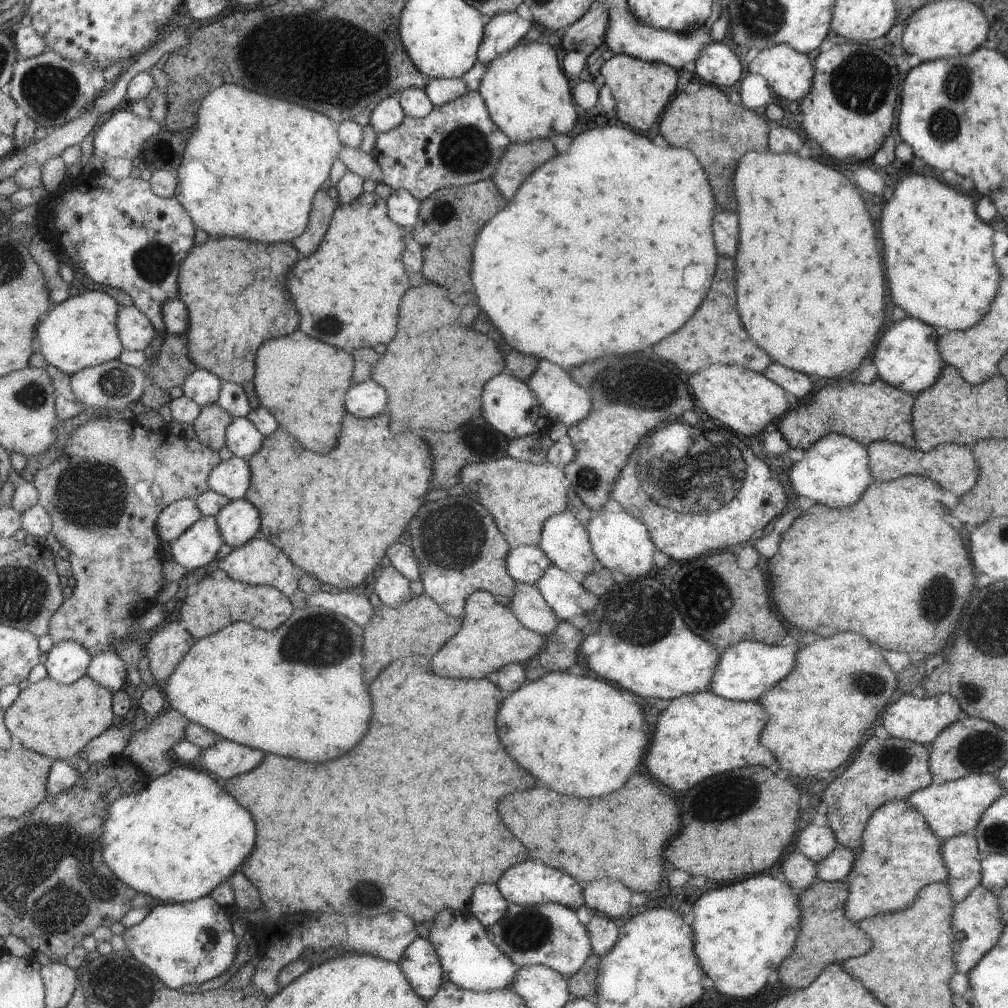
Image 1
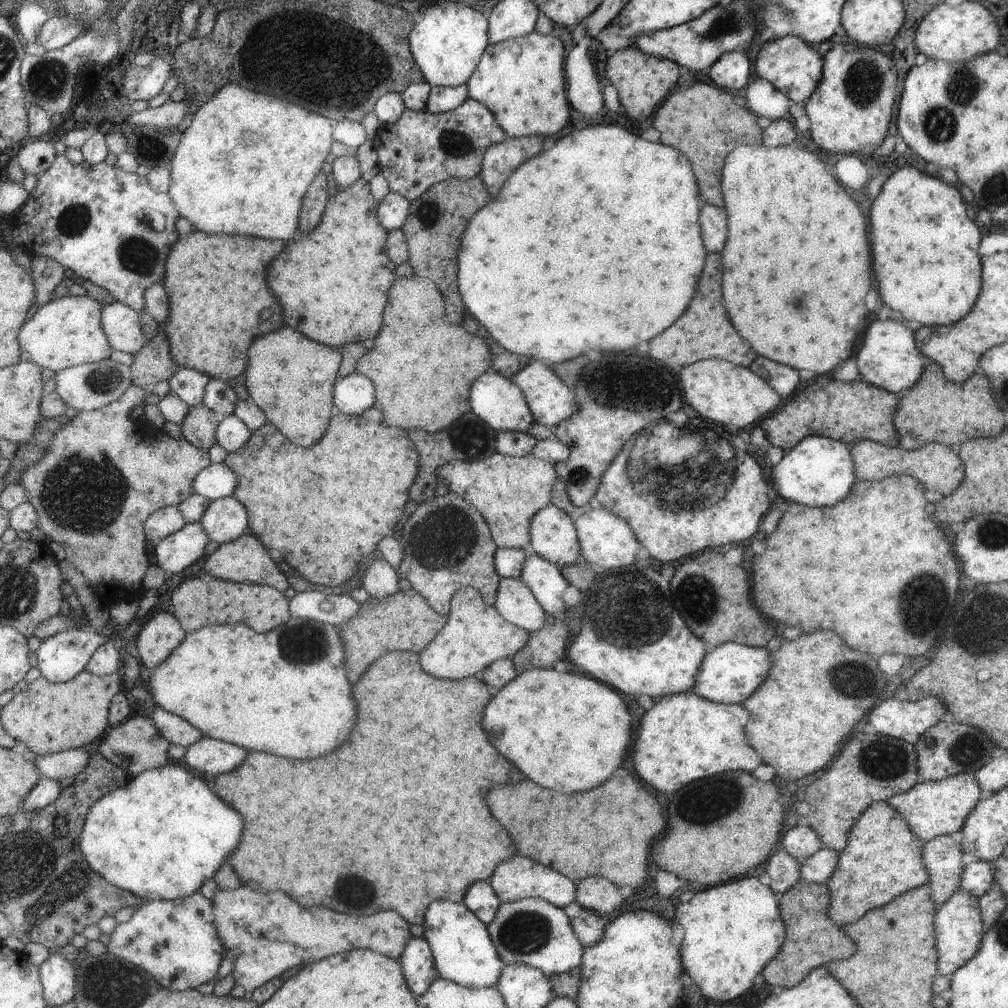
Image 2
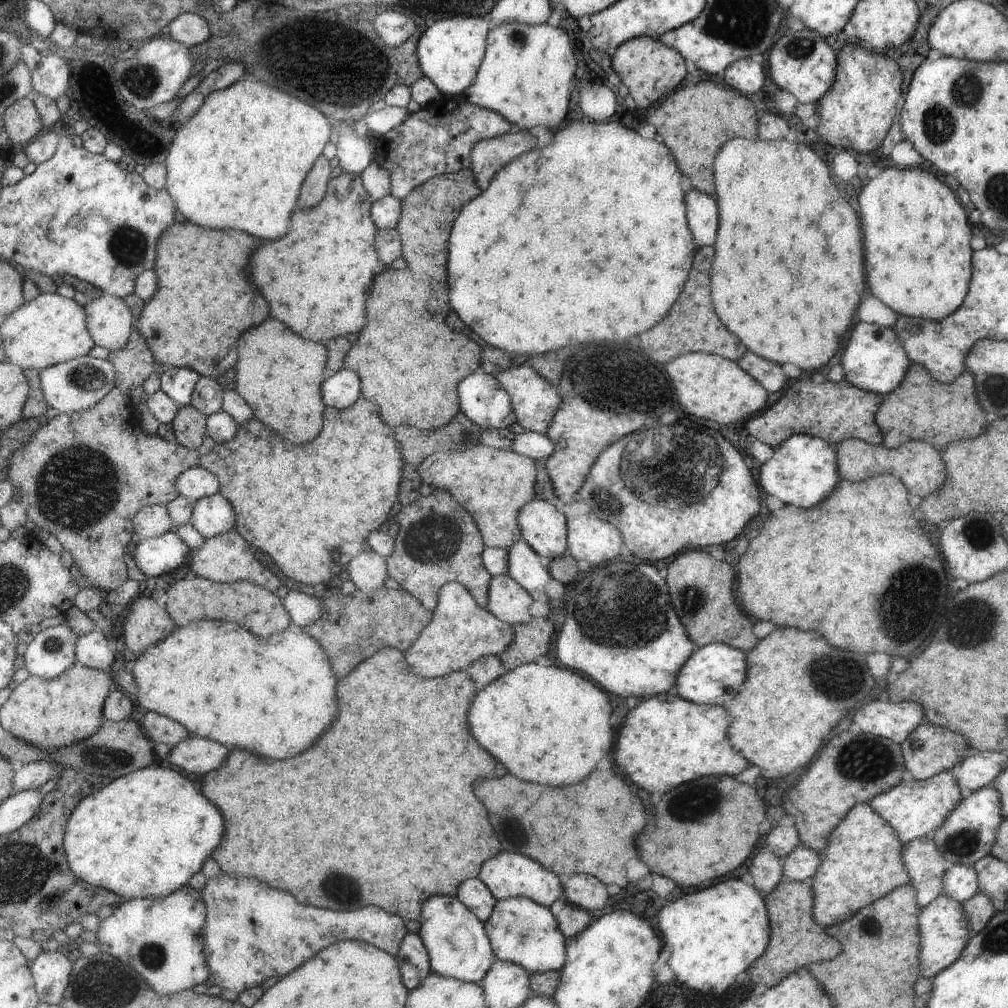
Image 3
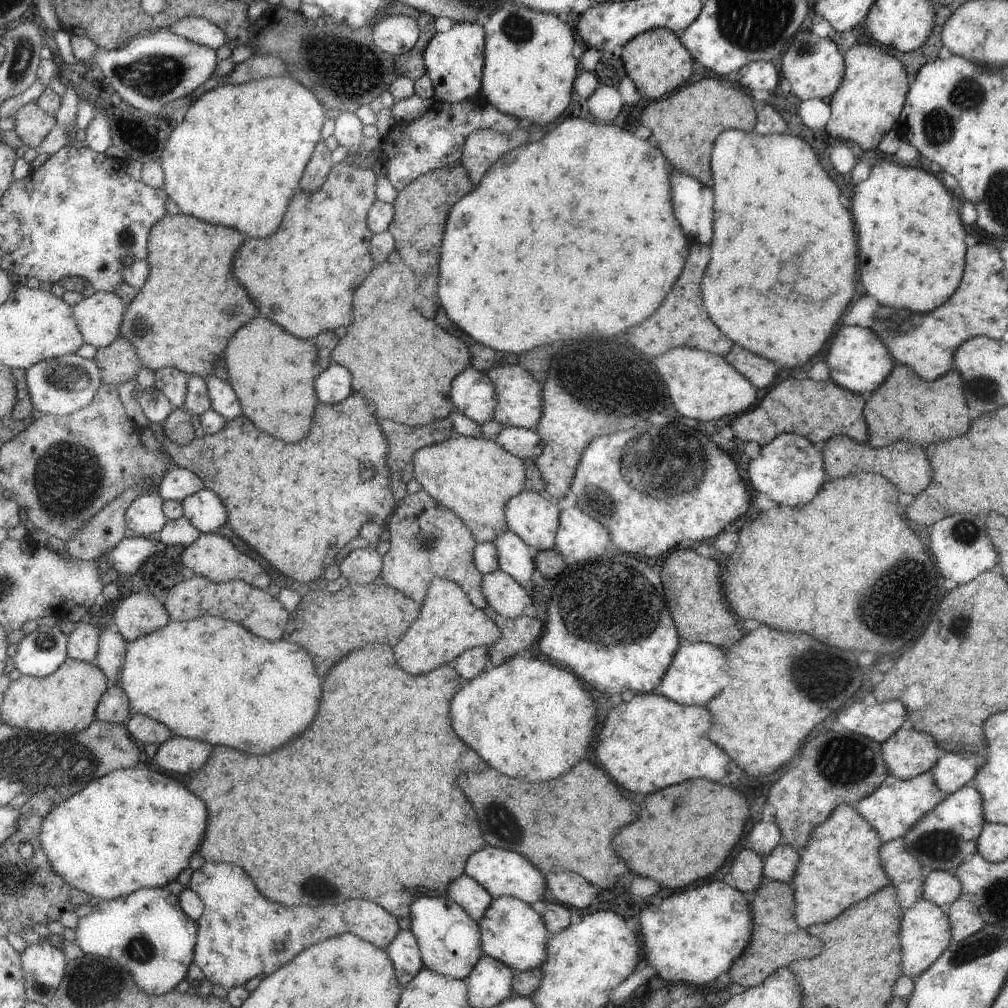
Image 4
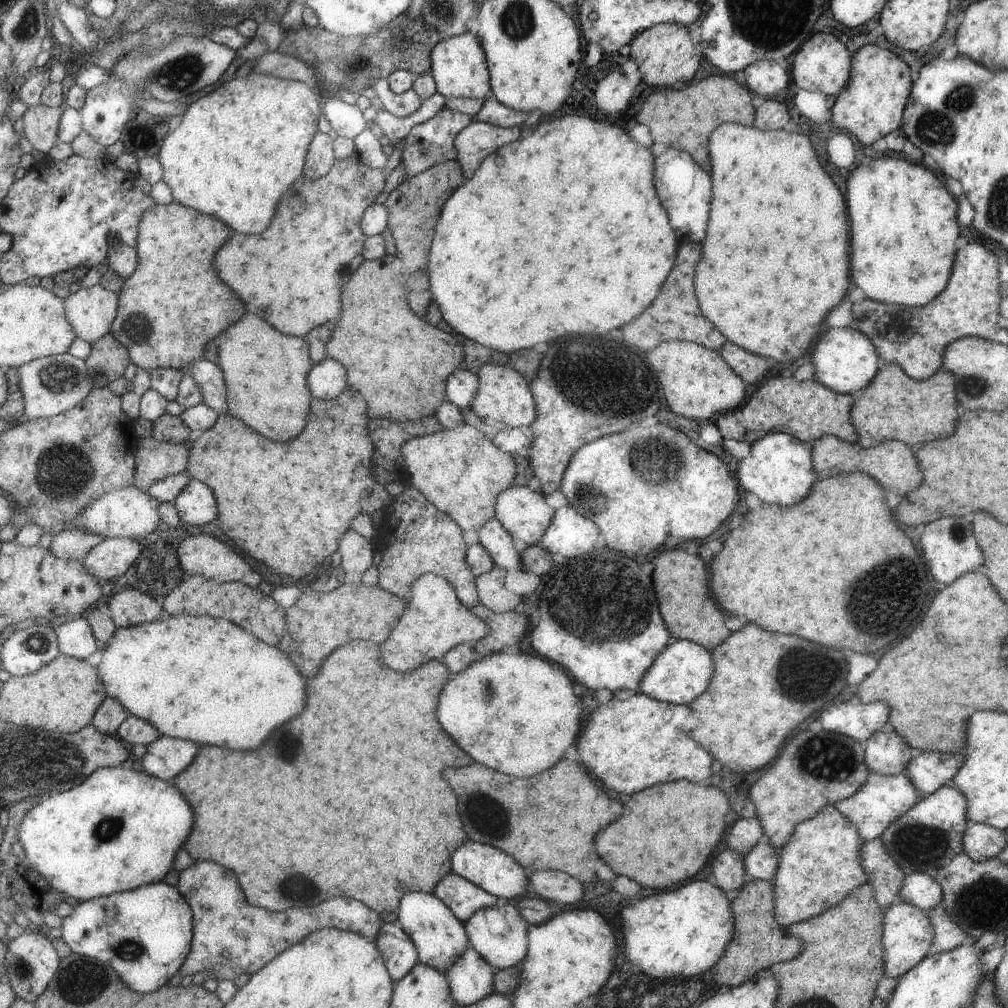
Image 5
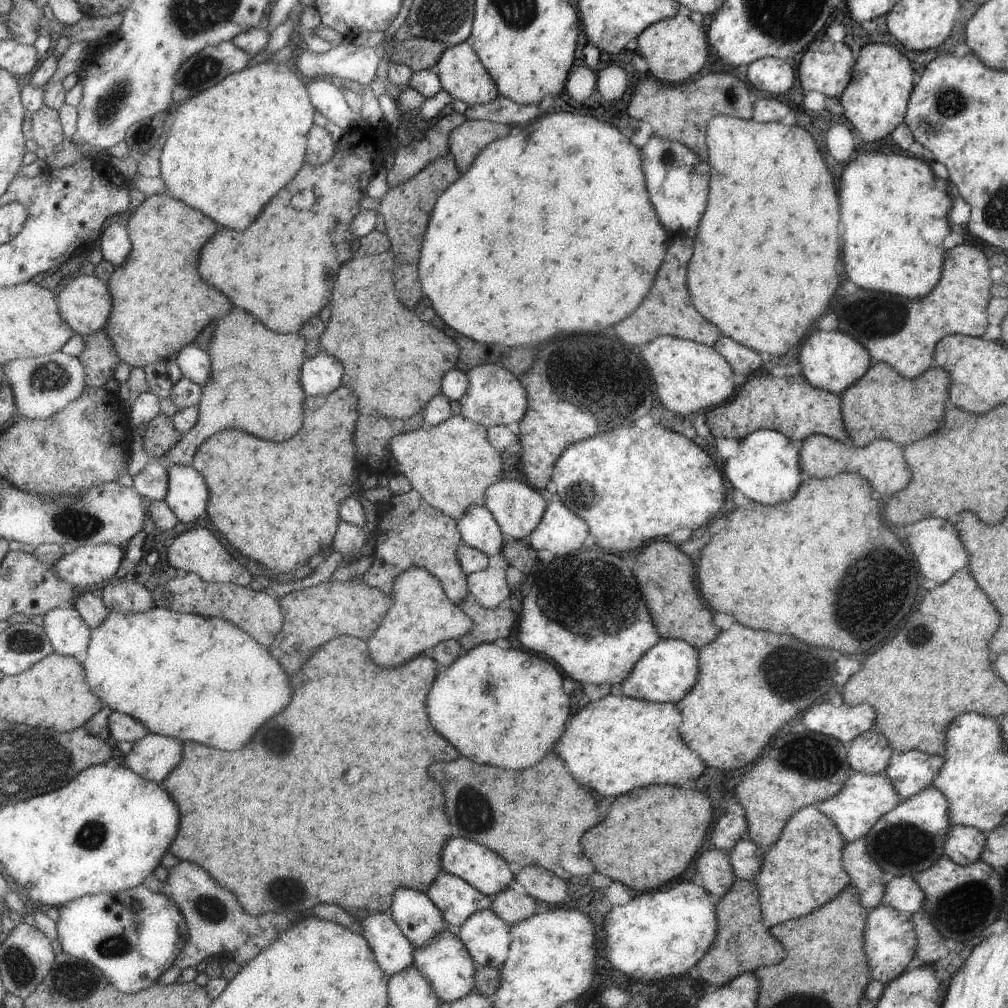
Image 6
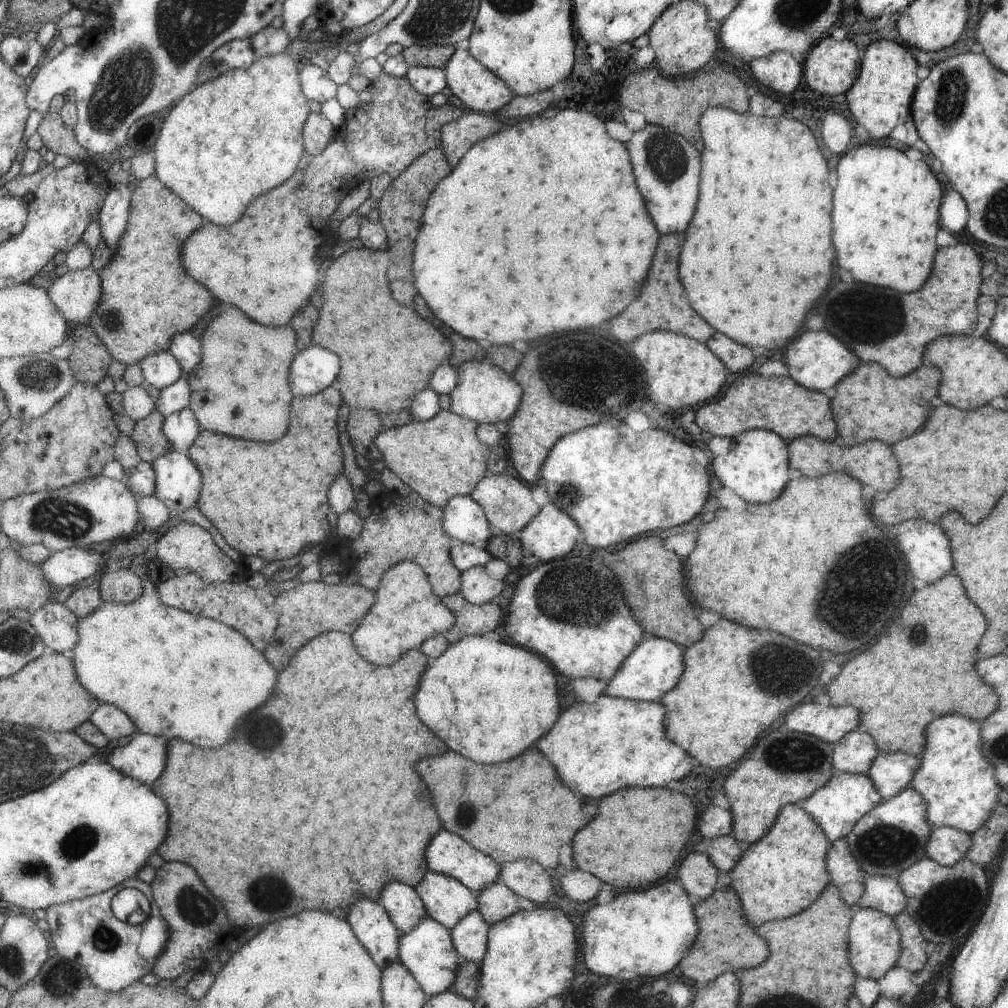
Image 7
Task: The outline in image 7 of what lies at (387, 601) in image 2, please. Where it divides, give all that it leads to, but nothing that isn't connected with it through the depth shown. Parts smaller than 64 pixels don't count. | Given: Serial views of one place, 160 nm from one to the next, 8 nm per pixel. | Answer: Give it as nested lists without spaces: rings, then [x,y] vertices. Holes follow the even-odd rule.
[[[323,580],[298,584],[295,588],[277,595],[276,600],[281,607],[282,616],[265,654],[269,656],[268,662],[279,672],[283,672],[291,664],[293,656],[313,638],[330,631],[353,634],[361,627],[365,616],[368,616],[369,610],[377,602],[376,592],[372,589],[359,584],[347,586],[343,582],[335,585],[325,584]]]

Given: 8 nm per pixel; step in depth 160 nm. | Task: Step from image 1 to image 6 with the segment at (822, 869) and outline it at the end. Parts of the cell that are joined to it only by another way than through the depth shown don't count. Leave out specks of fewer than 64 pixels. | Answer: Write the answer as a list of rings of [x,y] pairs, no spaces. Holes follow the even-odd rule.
[[[743,838],[727,852],[734,878],[753,881],[753,876],[759,872],[761,866],[763,849],[751,839]]]

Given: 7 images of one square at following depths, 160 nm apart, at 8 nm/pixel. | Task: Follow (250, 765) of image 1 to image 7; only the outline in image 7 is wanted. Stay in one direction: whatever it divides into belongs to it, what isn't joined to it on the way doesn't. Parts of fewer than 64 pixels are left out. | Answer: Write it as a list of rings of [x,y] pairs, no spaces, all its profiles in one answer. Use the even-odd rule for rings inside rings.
[[[139,732],[125,746],[115,748],[107,762],[117,770],[151,785],[167,768],[169,746],[166,736]]]

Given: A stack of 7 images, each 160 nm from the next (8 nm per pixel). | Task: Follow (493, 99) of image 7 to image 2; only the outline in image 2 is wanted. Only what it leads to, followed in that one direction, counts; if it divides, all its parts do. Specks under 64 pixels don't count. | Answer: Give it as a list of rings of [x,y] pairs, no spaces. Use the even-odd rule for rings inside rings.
[[[462,2],[433,5],[419,17],[413,32],[411,46],[426,80],[434,86],[458,87],[468,83],[478,69],[484,52],[490,45],[490,22],[487,13],[465,6]]]

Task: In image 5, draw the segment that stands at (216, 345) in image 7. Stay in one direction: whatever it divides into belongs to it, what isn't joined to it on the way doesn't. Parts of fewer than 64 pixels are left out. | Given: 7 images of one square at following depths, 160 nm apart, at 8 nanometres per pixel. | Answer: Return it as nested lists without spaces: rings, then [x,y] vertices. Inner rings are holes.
[[[255,314],[245,316],[245,320],[237,322],[229,332],[225,332],[221,344],[221,368],[224,370],[229,392],[229,414],[245,420],[251,428],[257,428],[263,436],[269,436],[279,442],[287,442],[297,438],[307,426],[307,414],[313,398],[307,376],[314,367],[309,344],[305,338],[285,336],[277,328],[273,328],[267,320],[261,320]],[[193,431],[190,439],[184,443],[168,443],[157,440],[153,436],[138,441],[136,451],[136,479],[134,482],[141,490],[148,492],[156,480],[164,479],[166,476],[176,475],[187,471],[190,459],[190,450],[202,434],[202,431]]]

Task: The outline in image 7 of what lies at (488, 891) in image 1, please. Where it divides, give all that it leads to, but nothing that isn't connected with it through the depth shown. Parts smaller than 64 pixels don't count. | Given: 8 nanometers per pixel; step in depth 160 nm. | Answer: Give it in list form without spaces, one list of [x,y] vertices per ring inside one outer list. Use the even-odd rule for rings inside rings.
[[[430,870],[416,889],[428,908],[428,916],[448,929],[454,929],[480,906],[476,891],[445,873]]]

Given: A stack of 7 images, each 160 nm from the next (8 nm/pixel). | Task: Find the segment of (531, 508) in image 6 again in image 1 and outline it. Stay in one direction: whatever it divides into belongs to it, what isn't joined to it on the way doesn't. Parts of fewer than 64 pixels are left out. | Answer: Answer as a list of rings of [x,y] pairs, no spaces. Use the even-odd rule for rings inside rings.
[[[570,512],[545,520],[537,545],[553,566],[568,573],[579,572],[585,576],[598,565],[586,528]]]

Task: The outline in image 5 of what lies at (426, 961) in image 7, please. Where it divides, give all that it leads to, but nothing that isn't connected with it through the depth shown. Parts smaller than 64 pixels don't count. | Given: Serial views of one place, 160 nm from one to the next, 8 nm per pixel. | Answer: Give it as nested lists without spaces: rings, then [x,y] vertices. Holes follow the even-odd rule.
[[[470,946],[447,972],[452,995],[456,1003],[460,1007],[474,1005],[495,993],[495,975],[497,971],[499,970],[485,959],[480,952]]]

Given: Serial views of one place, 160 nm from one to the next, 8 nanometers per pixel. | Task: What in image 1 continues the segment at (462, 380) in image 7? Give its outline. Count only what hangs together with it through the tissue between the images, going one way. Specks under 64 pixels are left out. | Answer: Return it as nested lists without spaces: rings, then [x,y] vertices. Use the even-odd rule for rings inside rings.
[[[540,360],[537,368],[527,382],[529,388],[536,394],[545,414],[551,422],[561,422],[566,428],[573,427],[585,419],[593,404],[588,388],[579,387],[568,375],[568,370],[549,361]]]

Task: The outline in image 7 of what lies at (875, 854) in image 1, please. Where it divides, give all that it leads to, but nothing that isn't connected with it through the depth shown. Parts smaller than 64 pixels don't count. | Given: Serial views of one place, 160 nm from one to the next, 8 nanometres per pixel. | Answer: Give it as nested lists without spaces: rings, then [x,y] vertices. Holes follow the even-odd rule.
[[[792,803],[782,808],[773,828],[765,836],[757,840],[757,843],[744,846],[740,860],[727,874],[720,875],[720,881],[740,896],[746,921],[755,929],[770,920],[793,916],[809,907],[821,896],[825,888],[831,884],[826,867],[826,856],[831,846],[831,842],[814,818],[804,812],[798,804]]]

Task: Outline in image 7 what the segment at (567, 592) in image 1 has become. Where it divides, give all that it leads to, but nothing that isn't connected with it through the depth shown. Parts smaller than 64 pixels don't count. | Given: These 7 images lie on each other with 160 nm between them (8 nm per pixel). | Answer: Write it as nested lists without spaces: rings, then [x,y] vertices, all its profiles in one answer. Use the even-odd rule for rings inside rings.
[[[471,495],[453,496],[444,507],[444,529],[453,539],[486,546],[497,532],[489,523],[485,510]]]

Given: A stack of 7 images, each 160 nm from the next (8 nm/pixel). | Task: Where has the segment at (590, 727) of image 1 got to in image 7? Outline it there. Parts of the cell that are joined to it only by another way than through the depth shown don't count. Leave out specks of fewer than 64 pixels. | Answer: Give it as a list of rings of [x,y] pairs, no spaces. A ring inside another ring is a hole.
[[[465,636],[423,672],[417,710],[451,750],[477,762],[505,762],[521,756],[559,714],[553,670],[527,648]]]

